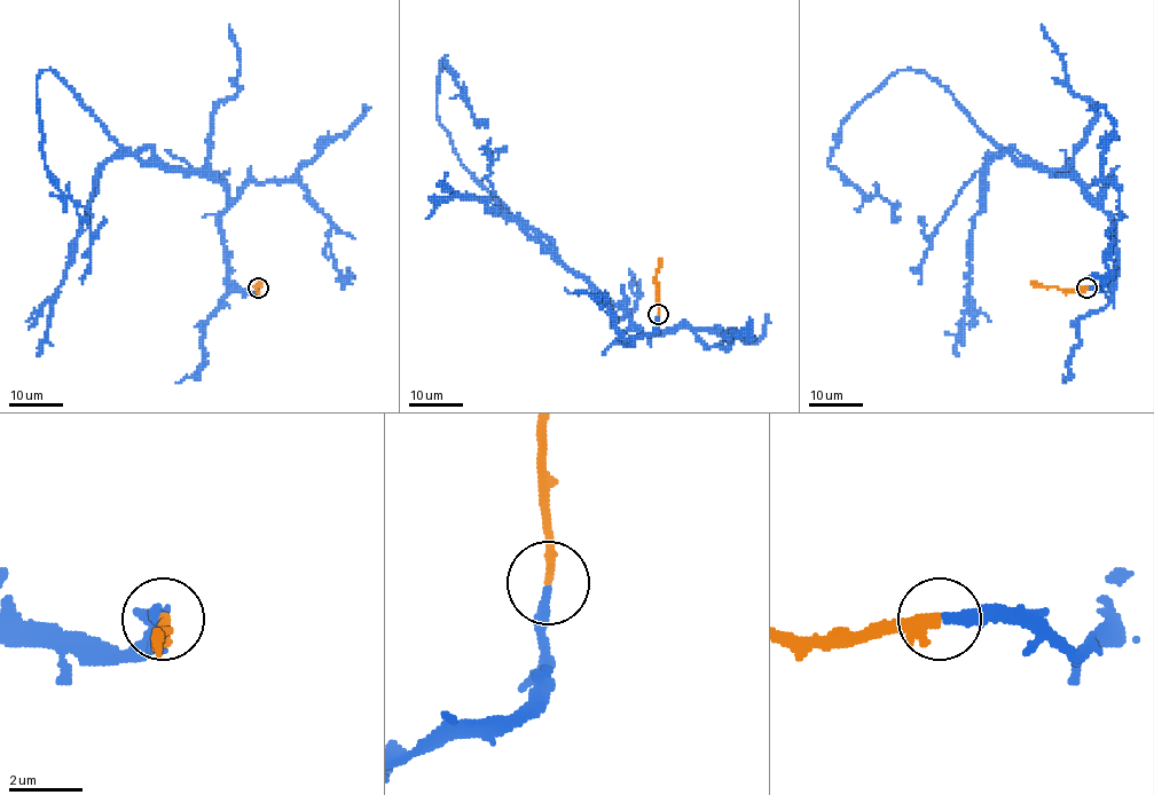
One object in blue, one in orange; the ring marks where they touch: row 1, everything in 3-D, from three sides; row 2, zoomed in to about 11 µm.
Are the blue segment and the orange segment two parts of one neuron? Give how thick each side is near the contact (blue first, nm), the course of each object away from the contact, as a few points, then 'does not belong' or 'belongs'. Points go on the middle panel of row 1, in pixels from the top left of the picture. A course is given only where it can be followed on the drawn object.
calibres 260 and 300 nm; course blue (658, 314), (652, 332), (622, 341), (626, 314), (462, 163), (436, 112), (444, 56), (472, 115), (488, 124); course orange (658, 314), (656, 272), (660, 258); belongs

